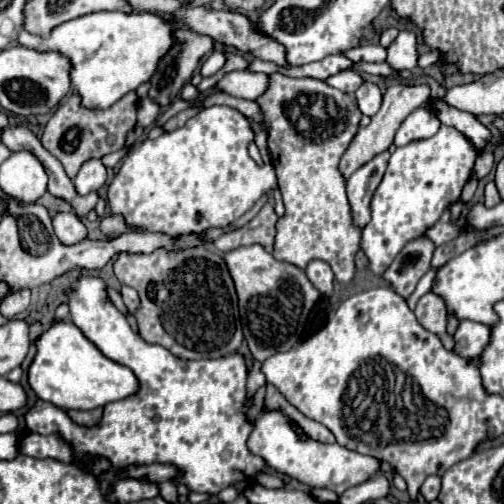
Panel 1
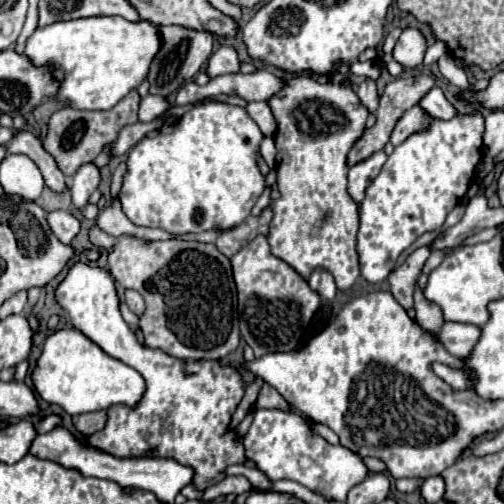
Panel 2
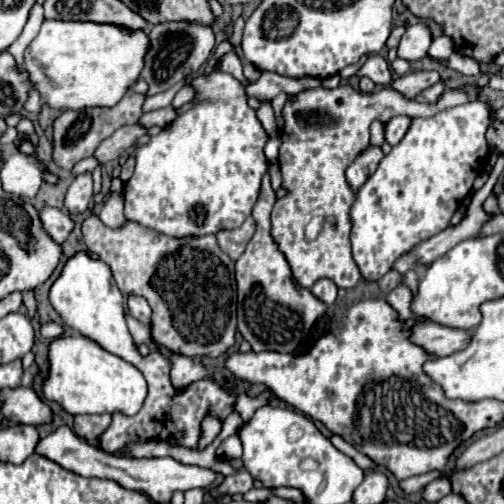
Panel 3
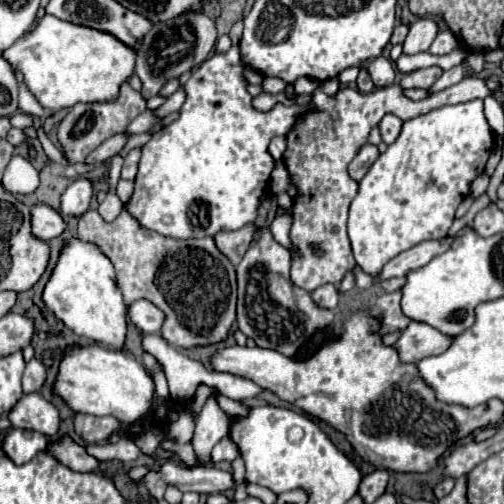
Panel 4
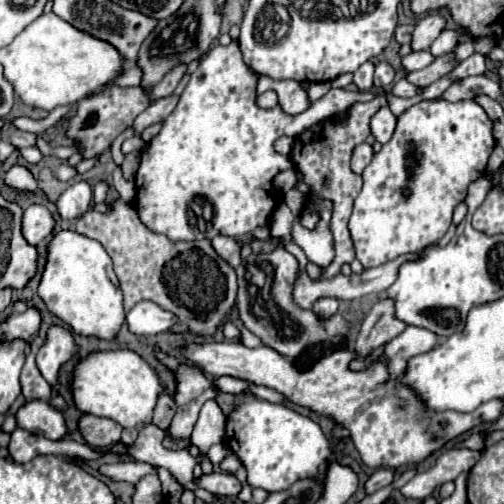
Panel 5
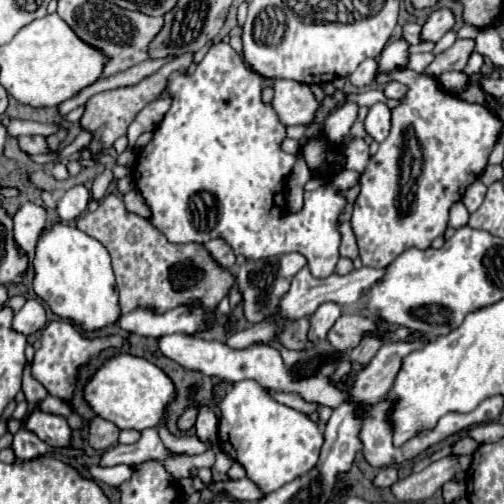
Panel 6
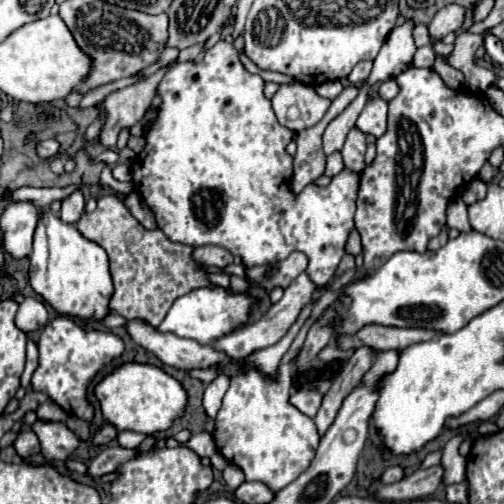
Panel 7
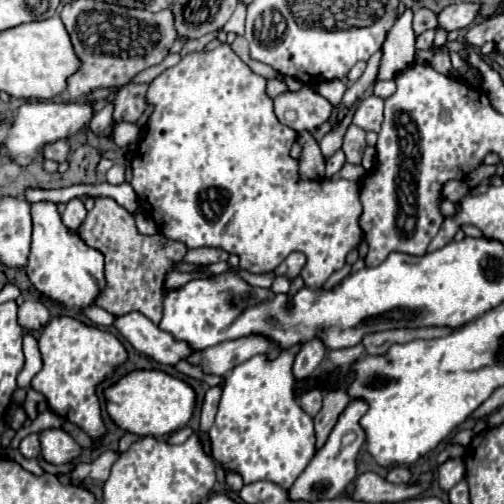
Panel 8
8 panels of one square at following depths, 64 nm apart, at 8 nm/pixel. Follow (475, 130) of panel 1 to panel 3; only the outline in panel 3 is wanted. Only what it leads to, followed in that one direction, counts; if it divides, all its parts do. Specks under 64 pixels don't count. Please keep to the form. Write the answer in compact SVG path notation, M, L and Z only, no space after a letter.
M438 82L438 84L426 88L416 100L418 100L418 102L424 102L424 104L432 104L432 100L438 100L438 98L442 96L442 92L444 92L444 84Z

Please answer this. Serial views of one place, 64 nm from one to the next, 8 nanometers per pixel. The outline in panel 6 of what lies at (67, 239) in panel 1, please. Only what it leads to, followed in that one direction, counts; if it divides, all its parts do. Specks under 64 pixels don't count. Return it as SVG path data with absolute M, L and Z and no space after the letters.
M32 202L24 204L14 214L14 238L16 238L18 246L24 252L34 254L36 240L40 240L40 232L44 232L46 226L48 226L46 210L38 204L32 204Z

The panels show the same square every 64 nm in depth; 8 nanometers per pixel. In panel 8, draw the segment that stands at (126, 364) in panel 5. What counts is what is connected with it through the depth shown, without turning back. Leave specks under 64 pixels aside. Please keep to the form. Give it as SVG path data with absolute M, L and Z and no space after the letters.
M132 370L104 390L108 416L126 432L140 436L164 436L182 428L194 410L194 390L162 370Z

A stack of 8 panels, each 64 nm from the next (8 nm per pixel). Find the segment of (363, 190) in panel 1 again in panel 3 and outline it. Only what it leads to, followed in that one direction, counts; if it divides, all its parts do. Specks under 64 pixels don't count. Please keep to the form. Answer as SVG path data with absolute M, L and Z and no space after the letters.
M370 146L350 164L350 168L346 170L346 180L354 192L358 192L364 180L368 180L372 172L376 172L376 164L380 164L382 158L384 158L384 152L378 146Z

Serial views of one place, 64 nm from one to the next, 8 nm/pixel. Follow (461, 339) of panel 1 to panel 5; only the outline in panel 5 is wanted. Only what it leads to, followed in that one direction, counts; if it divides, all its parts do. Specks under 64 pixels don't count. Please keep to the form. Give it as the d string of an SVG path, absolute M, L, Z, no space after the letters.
M408 326L400 336L396 336L396 340L390 340L384 350L384 356L390 360L390 376L400 376L404 372L404 364L408 364L412 356L420 356L420 352L430 352L436 342L438 336L434 332Z

